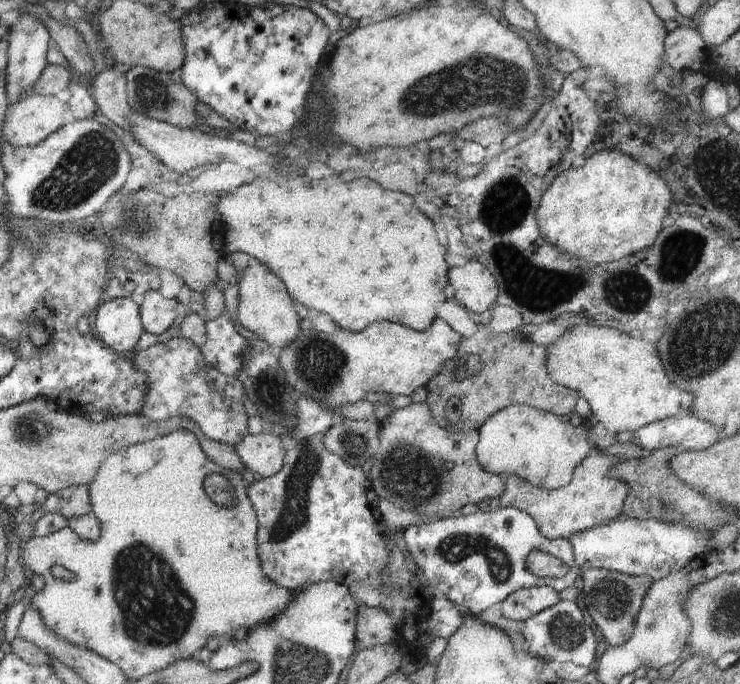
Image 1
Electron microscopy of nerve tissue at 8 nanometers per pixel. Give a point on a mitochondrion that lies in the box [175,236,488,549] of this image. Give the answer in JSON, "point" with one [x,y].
{"point":[409,474]}

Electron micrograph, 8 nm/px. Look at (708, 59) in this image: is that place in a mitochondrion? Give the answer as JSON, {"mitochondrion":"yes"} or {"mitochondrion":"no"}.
{"mitochondrion":"no"}

